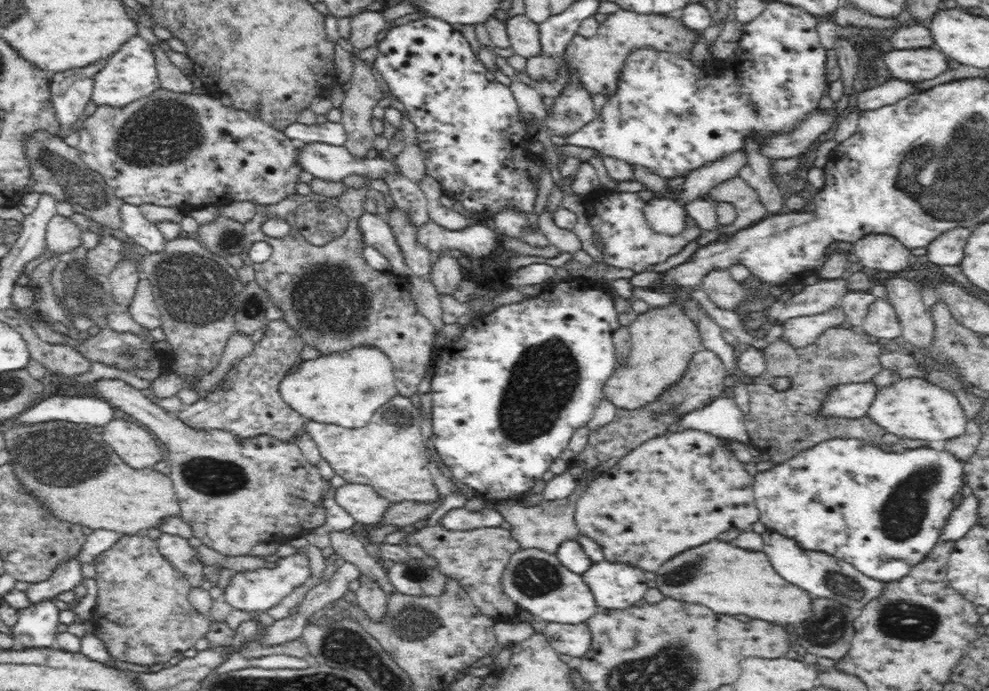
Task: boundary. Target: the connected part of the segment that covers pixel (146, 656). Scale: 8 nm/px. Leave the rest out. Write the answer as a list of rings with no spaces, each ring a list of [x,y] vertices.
[[[145,533],[122,535],[112,548],[94,558],[94,568],[98,597],[91,620],[96,629],[95,635],[110,654],[110,662],[142,666],[178,665],[186,655],[192,653],[196,642],[210,630],[212,619],[209,614],[198,612],[191,603],[191,585],[188,580],[166,561],[156,540],[150,539]]]

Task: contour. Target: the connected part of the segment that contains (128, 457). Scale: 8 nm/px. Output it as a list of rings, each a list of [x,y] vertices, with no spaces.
[[[112,419],[103,426],[103,441],[107,442],[126,464],[138,470],[152,467],[167,458],[148,430],[125,419]]]

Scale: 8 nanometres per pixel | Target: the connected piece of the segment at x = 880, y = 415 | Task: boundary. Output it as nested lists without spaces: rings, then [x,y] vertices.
[[[912,376],[902,378],[889,387],[880,388],[878,399],[872,403],[868,415],[887,432],[900,438],[906,436],[926,440],[928,445],[959,438],[967,431],[967,424],[971,420],[954,392],[926,378]]]

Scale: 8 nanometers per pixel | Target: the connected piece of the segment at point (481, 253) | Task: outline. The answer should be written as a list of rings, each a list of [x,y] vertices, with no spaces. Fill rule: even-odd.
[[[434,221],[417,228],[414,243],[430,252],[460,250],[474,261],[490,258],[500,246],[495,232],[486,225],[448,230]]]

